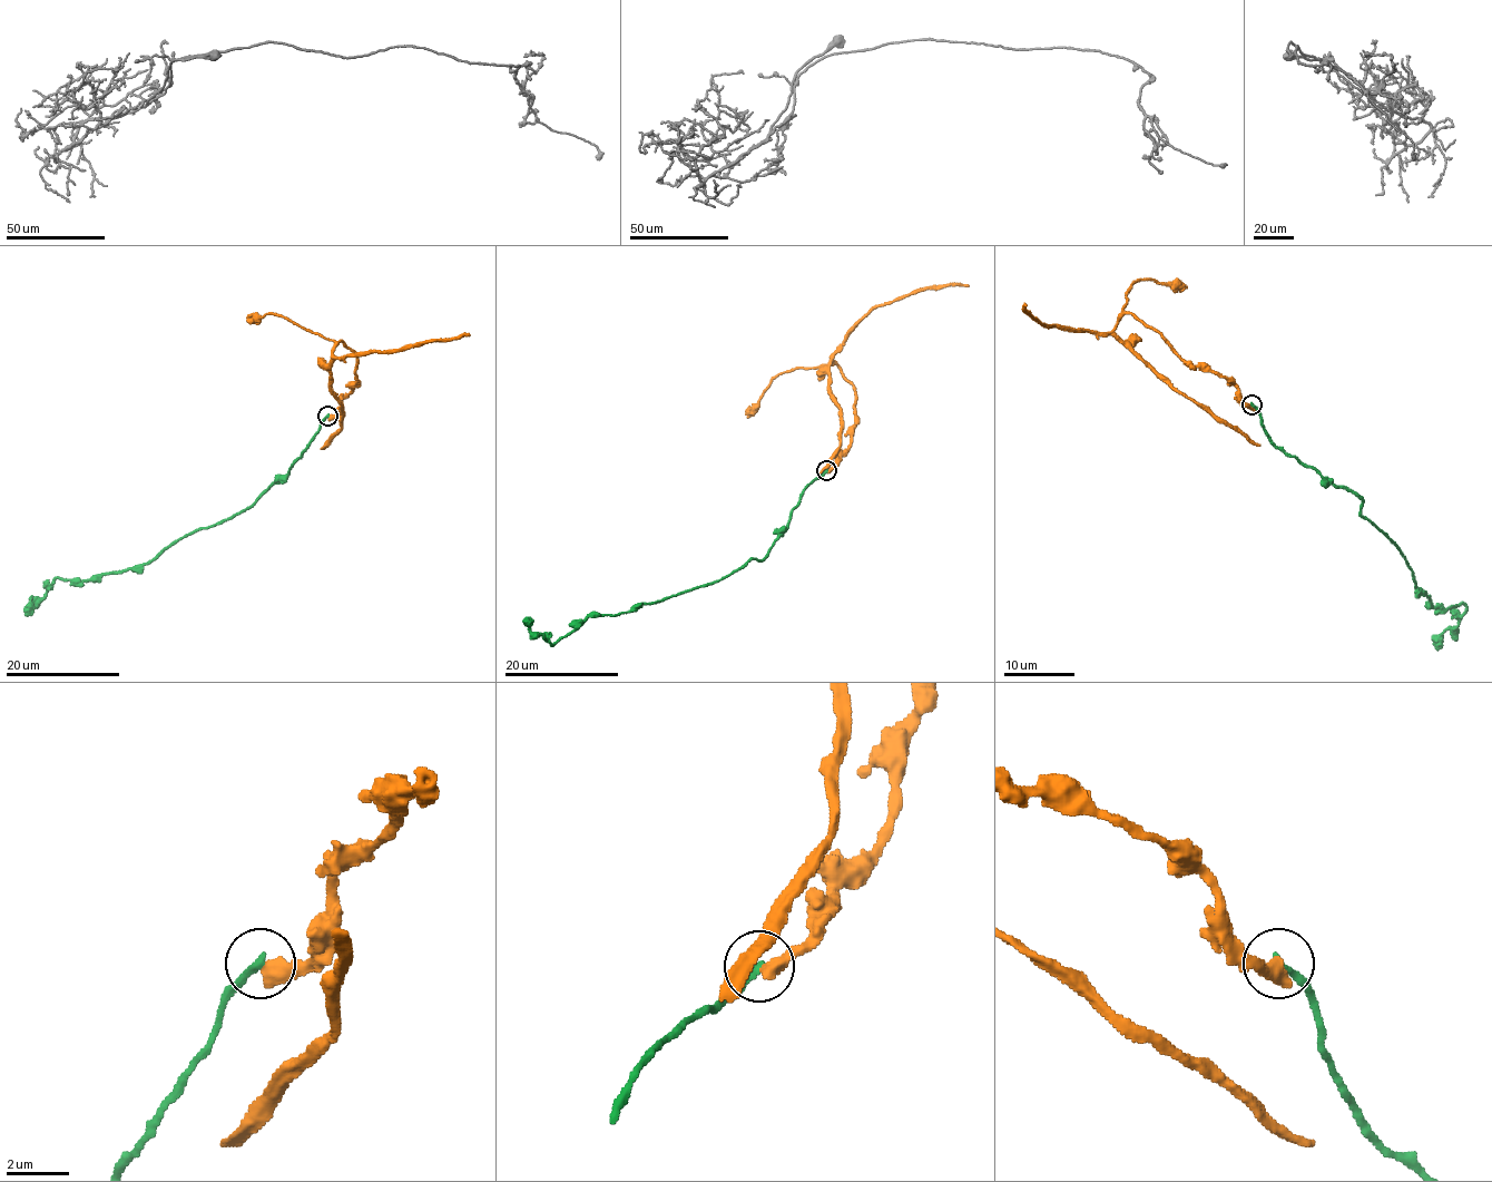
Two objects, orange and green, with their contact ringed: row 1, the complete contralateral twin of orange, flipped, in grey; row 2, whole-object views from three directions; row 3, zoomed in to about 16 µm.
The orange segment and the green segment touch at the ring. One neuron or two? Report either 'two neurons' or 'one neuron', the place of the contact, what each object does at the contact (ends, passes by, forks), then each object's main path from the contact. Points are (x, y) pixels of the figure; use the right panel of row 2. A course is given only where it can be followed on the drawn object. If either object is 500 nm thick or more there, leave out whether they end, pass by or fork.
two neurons; place (1252, 404); course orange (1252, 404), (1218, 372), (1191, 368), (1158, 332), (1130, 313), (1111, 331), (1088, 332), (1042, 325), (1024, 304); course green (1252, 404), (1276, 447), (1362, 501), (1361, 514), (1399, 548), (1429, 603), (1465, 606), (1437, 651)

